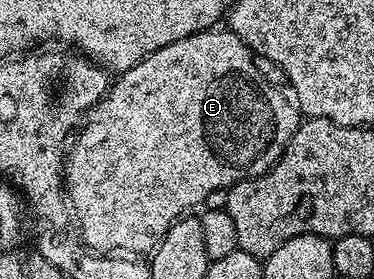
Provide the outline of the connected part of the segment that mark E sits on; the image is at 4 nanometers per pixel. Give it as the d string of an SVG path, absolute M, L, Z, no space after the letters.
M211 29L198 31L183 39L172 41L150 55L145 55L132 69L121 72L118 81L109 86L108 92L89 111L85 112L82 129L77 130L64 155L64 195L69 210L76 220L76 227L82 230L80 239L94 253L125 253L130 257L146 257L168 233L168 229L178 219L183 218L193 207L201 208L208 193L216 189L229 189L235 183L245 179L254 179L278 164L278 158L284 153L292 133L300 122L300 112L289 98L285 99L257 67L255 56L246 42L237 33L229 29Z

